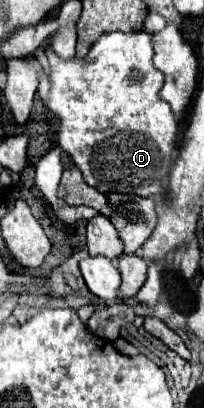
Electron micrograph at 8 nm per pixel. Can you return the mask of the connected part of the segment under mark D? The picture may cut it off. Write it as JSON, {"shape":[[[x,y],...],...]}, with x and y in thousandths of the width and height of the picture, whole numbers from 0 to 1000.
{"shape":[[[539,78],[539,83],[510,83],[431,127],[422,142],[382,147],[382,142],[353,142],[353,147],[294,147],[275,157],[245,157],[245,275],[275,284],[284,304],[294,304],[294,358],[353,382],[353,392],[373,397],[373,407],[402,417],[412,426],[412,441],[431,446],[431,456],[471,461],[480,471],[500,475],[549,475],[549,471],[588,471],[588,475],[667,475],[667,480],[765,480],[765,475],[794,475],[804,466],[804,436],[833,426],[833,397],[843,397],[843,368],[863,358],[863,328],[873,328],[873,304],[853,294],[853,279],[833,270],[833,260],[775,240],[775,221],[794,216],[794,176],[755,167],[745,157],[745,83],[725,78],[647,78],[647,83],[618,83],[618,78]]]}

